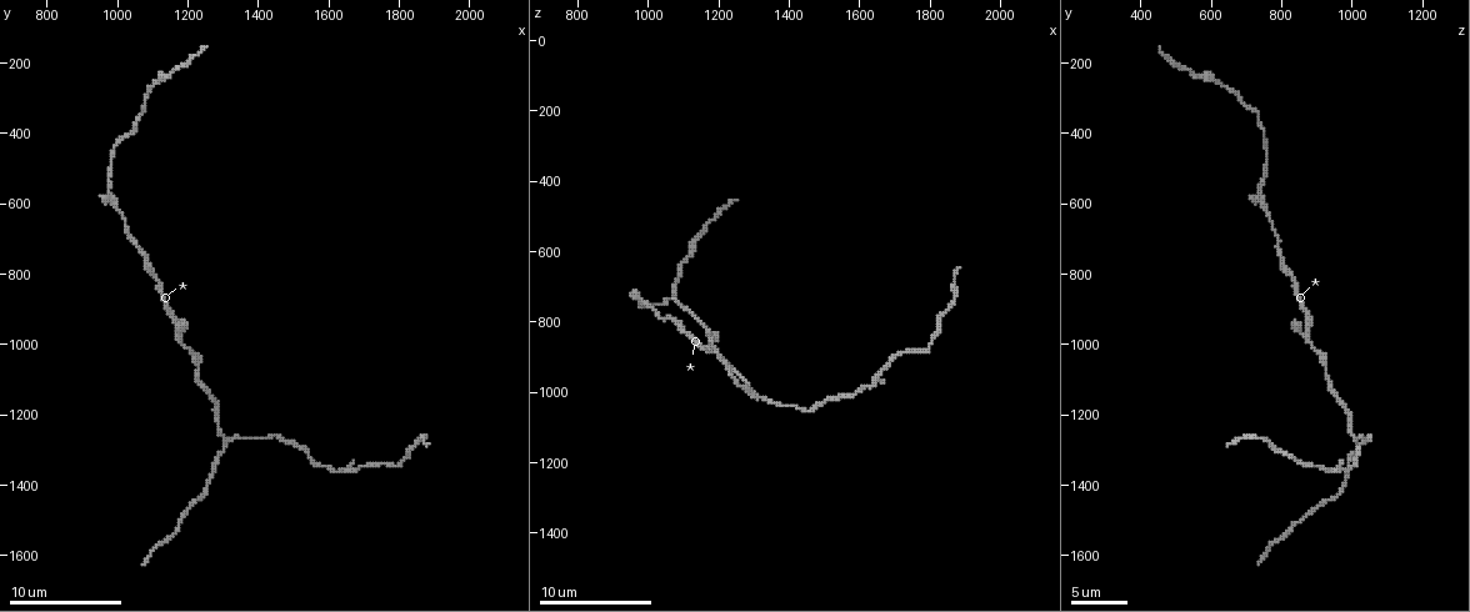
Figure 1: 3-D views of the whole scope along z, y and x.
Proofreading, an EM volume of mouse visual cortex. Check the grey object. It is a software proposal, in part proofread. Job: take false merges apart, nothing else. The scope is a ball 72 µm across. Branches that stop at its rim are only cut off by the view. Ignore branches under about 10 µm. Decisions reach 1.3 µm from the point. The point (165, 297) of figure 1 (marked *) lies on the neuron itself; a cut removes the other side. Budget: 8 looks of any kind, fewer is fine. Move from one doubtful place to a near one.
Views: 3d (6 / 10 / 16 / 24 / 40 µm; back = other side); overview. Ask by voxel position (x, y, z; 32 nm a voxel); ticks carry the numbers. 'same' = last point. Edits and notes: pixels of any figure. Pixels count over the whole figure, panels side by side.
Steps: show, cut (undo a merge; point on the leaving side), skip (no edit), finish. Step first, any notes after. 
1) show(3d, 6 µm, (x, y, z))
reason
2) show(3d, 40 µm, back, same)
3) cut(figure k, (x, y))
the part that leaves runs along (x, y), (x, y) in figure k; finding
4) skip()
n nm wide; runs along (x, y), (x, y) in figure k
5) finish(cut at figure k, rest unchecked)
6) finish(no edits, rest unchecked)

show(3d, 6 µm, (1170, 980, 870))
thick turns thin

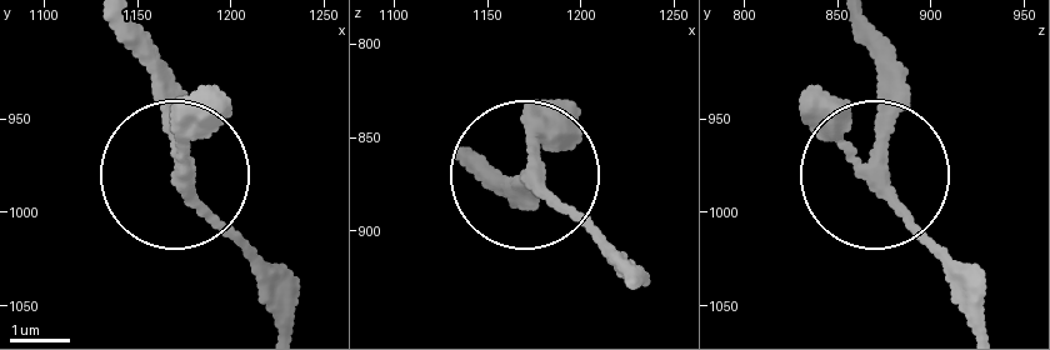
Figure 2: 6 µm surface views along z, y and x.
skip()
3 arms; runs along (113, 21), (158, 96), (178, 171), (281, 285) in figure 2; all the same neuron

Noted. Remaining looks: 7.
show(3d, 10 µm, (990, 580, 750))
sudden change in width

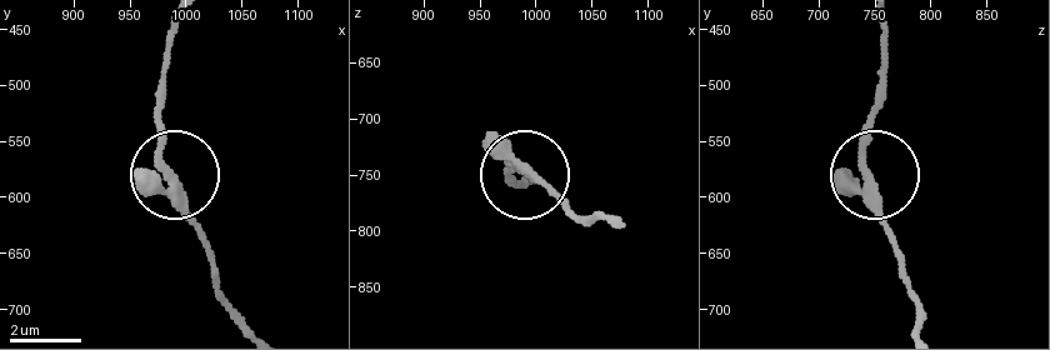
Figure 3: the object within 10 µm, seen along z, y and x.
skip()
runs along (249, 325), (216, 280), (180, 181), (160, 154), (156, 85) in figure 3; all the same neuron

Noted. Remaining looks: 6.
show(3d, 6 µm, (1100, 260, 630))
calibre changes

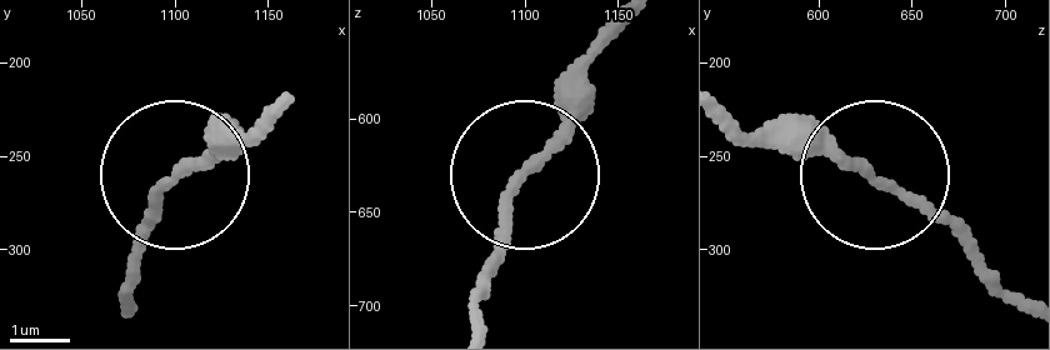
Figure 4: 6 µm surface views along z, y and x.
skip()
180 nm wide; runs along (119, 305), (164, 185), (278, 116) in figure 4; continuous, no second neuron

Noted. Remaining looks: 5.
show(3d, 16 µm, (1310, 1270, 1020))
three-way junction

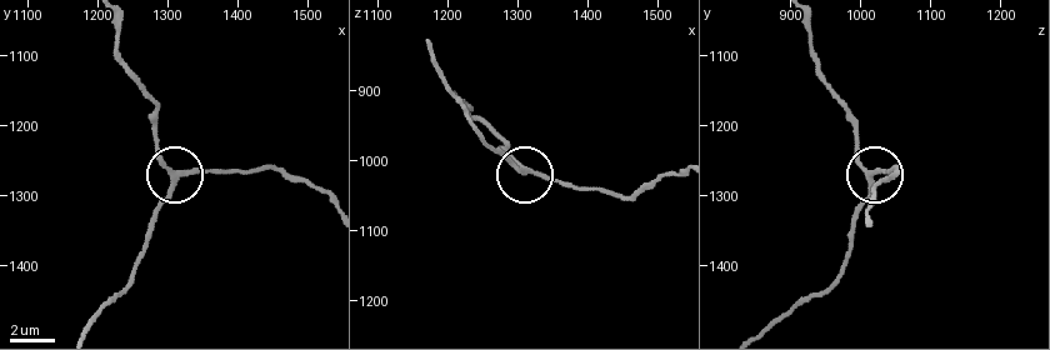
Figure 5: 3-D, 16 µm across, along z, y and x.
cut(figure 5, (210, 170))
210 nm wide; the part that leaves runs along (181, 171), (248, 171), (264, 166), (304, 179), (325, 194) in figure 5; two neurons meet here

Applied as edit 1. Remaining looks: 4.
finish(cut at figure 5, rest unchecked)

